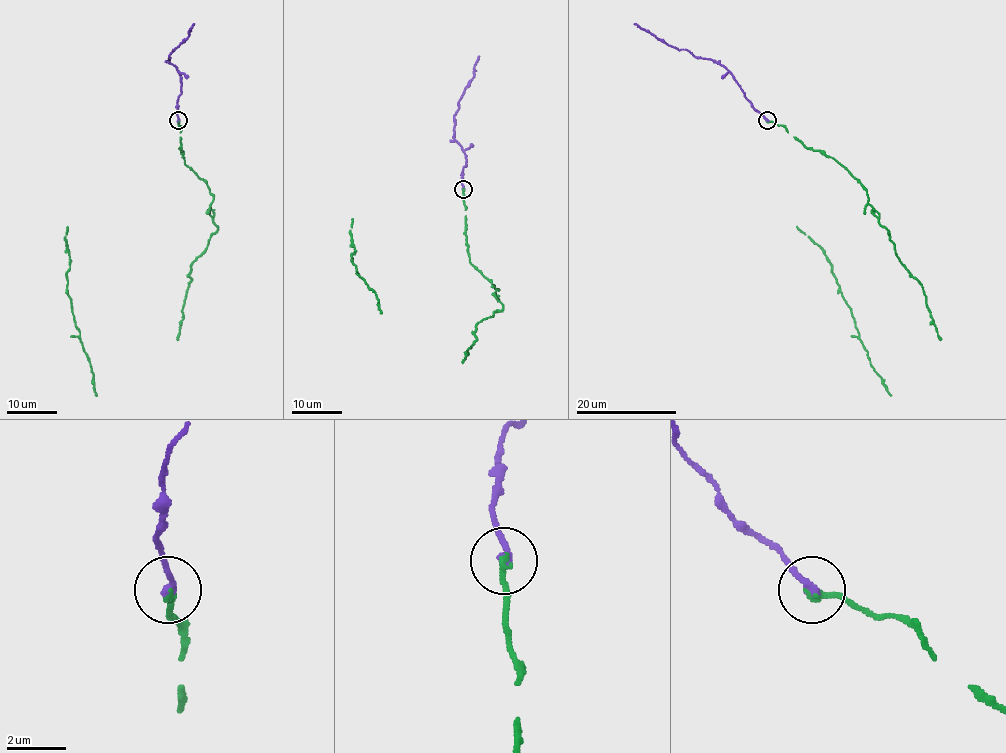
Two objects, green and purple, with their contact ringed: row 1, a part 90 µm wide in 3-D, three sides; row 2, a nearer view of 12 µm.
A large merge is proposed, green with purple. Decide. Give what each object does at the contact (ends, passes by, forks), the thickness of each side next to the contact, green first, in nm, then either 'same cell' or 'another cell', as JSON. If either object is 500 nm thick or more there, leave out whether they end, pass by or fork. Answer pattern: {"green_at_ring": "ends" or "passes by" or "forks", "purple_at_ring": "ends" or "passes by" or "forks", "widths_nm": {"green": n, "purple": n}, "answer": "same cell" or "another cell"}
{"green_at_ring": "ends", "purple_at_ring": "ends", "widths_nm": {"green": 160, "purple": 320}, "answer": "same cell"}

